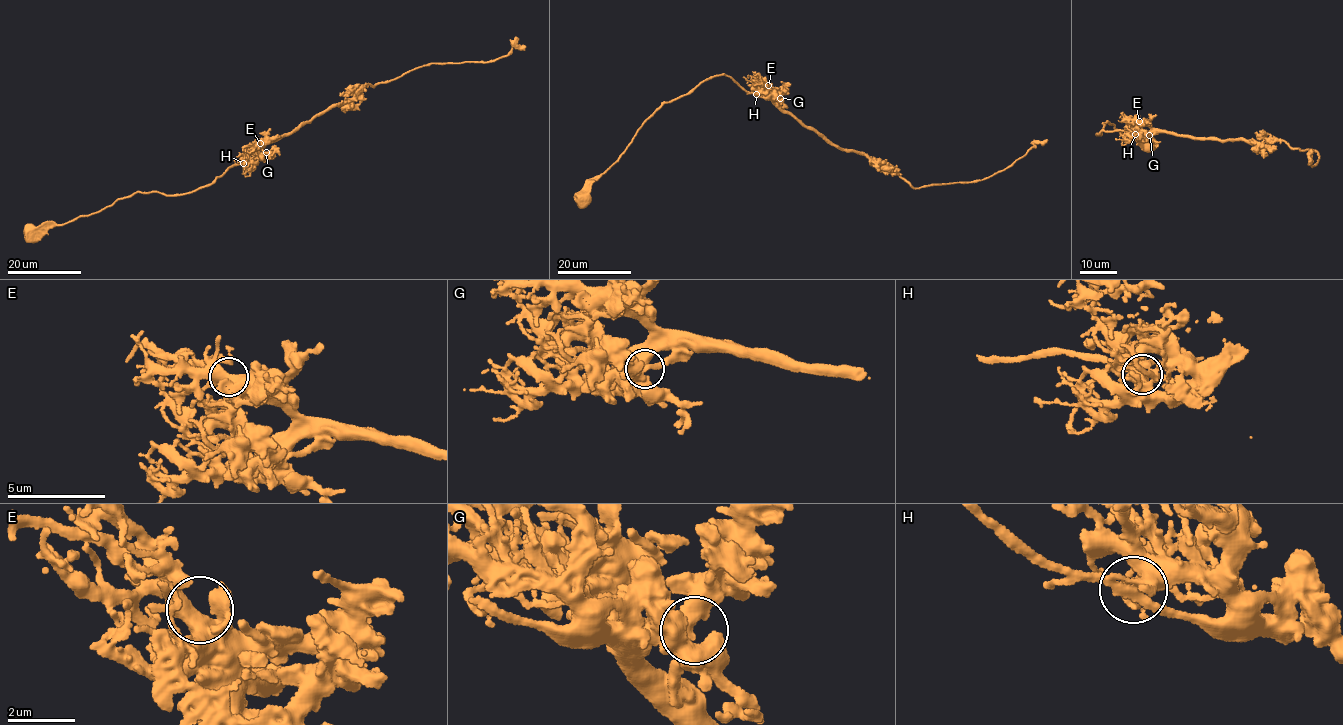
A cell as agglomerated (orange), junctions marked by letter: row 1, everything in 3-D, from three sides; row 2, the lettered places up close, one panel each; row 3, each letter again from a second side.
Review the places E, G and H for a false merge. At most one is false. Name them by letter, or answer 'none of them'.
none of them

